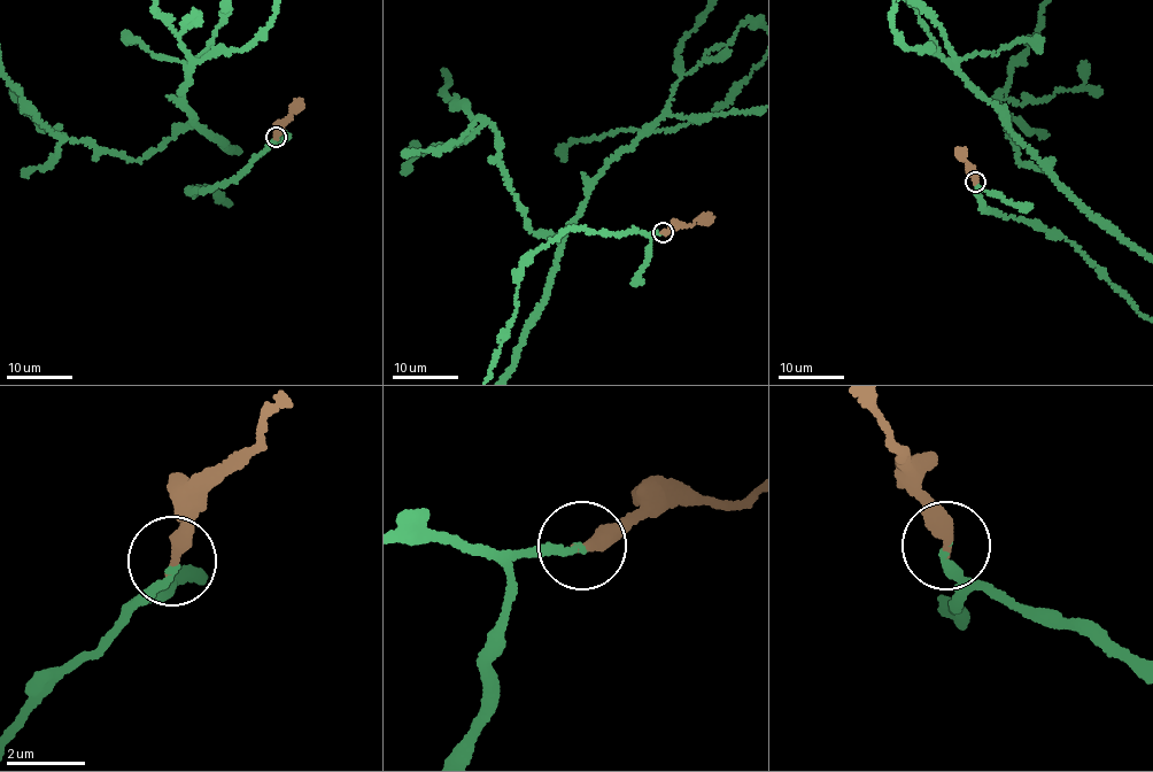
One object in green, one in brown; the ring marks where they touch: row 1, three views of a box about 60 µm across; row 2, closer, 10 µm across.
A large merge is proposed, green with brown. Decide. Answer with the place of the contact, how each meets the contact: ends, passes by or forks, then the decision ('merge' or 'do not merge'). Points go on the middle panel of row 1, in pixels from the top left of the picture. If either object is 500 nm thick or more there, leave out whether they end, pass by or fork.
(663, 232) | green ends | brown ends | merge

